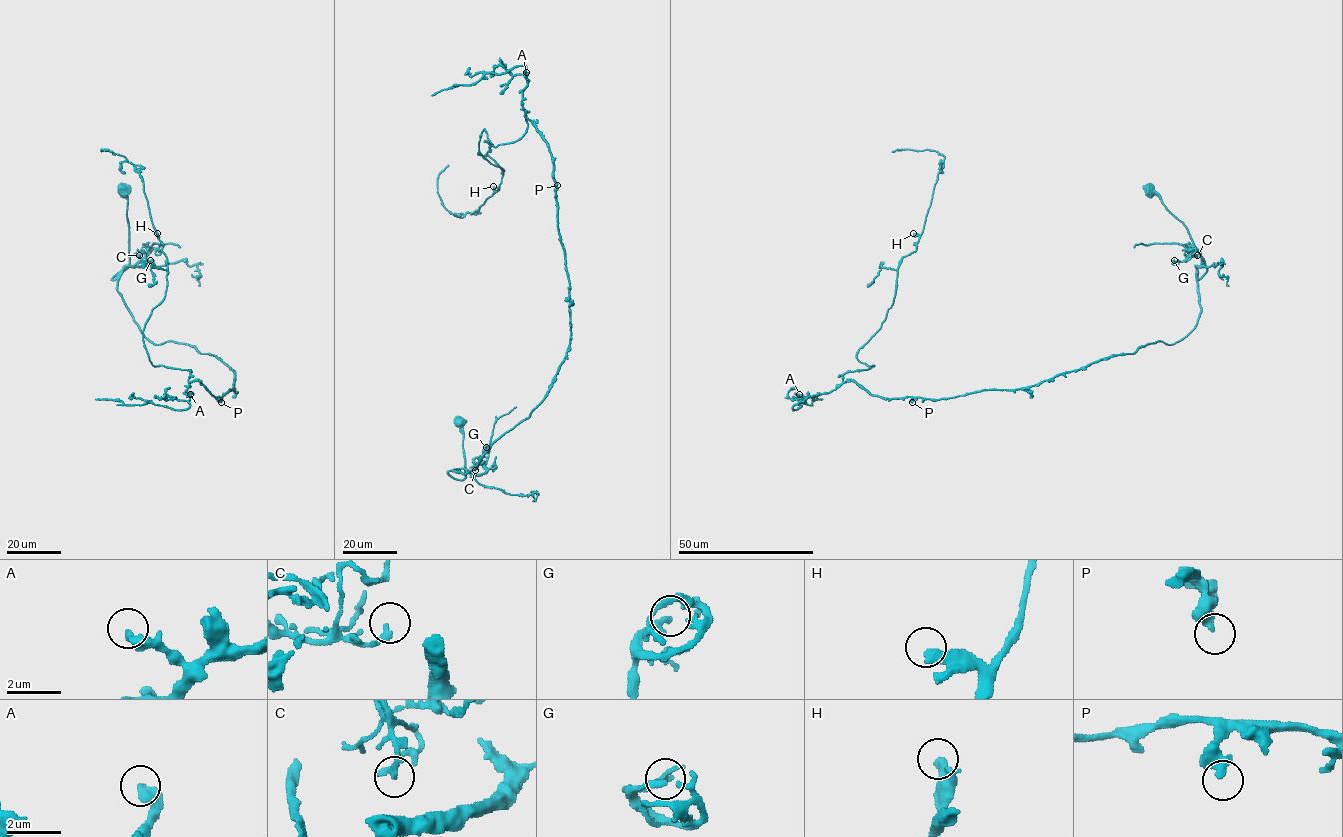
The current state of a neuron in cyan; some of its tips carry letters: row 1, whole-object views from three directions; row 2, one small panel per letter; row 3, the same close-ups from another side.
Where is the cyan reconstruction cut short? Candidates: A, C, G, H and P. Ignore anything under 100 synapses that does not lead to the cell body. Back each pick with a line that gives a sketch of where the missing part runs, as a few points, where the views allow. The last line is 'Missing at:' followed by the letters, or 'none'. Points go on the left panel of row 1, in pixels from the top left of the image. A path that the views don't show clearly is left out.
Missing at: none

